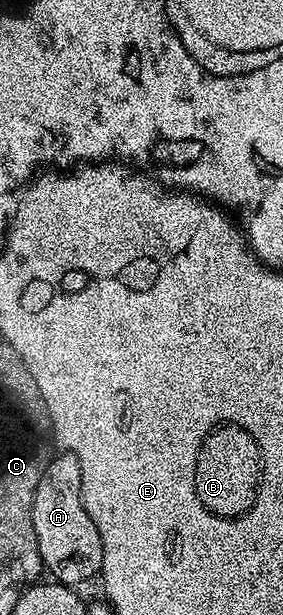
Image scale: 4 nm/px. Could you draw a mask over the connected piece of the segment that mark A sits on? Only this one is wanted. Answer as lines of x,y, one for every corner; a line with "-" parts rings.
68,451
58,452
53,462
41,471
39,487
33,500
33,526
39,547
41,564
54,582
70,587
81,587
84,581
98,576
103,563
103,543
99,531
87,515
81,498
79,459

